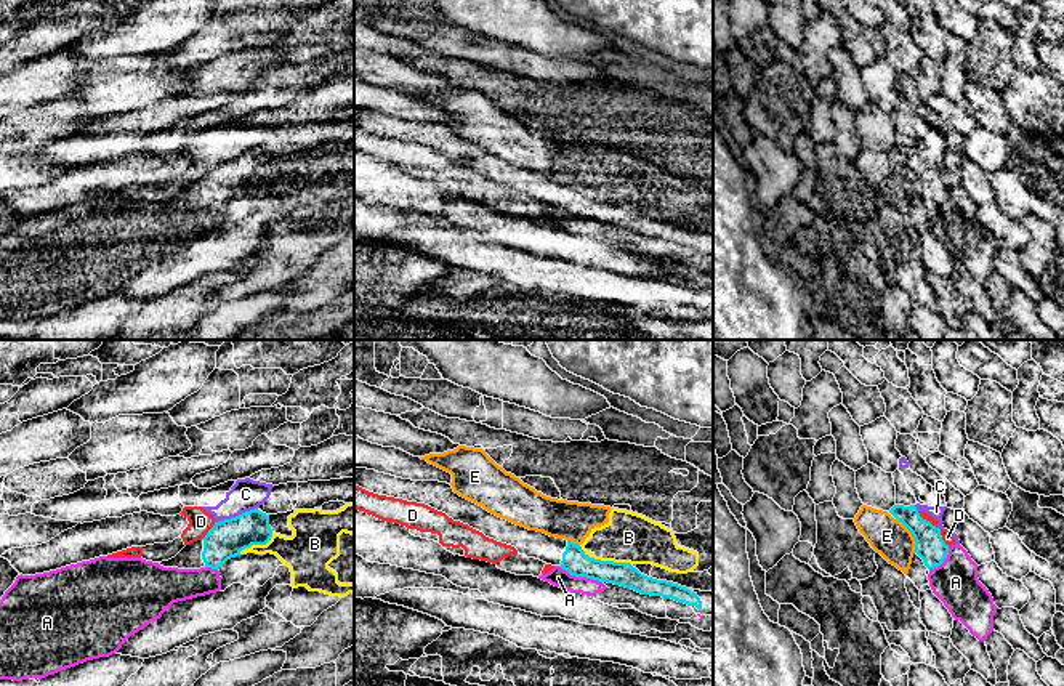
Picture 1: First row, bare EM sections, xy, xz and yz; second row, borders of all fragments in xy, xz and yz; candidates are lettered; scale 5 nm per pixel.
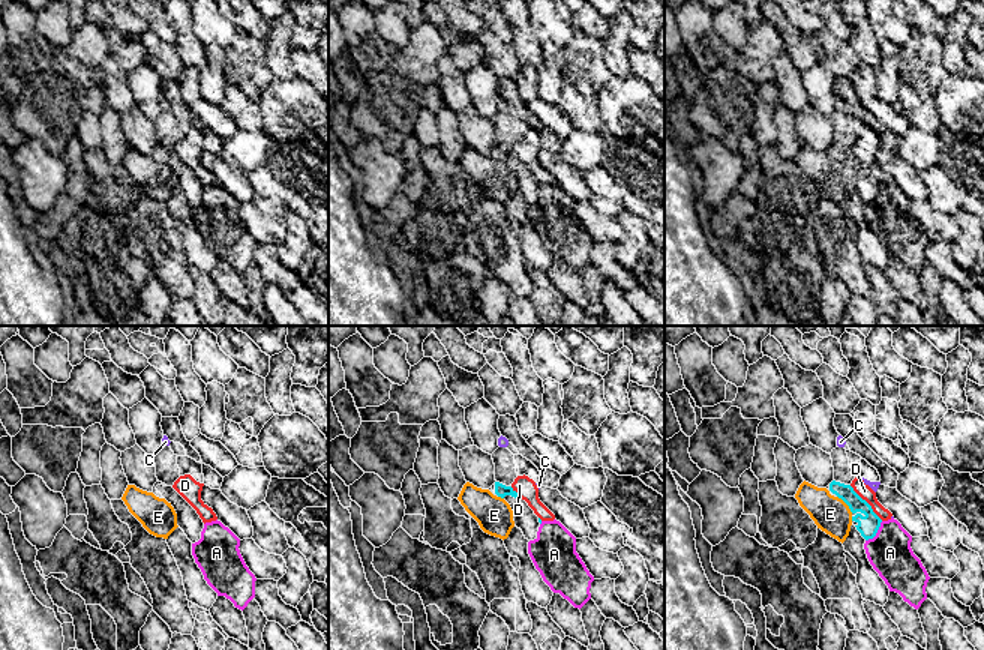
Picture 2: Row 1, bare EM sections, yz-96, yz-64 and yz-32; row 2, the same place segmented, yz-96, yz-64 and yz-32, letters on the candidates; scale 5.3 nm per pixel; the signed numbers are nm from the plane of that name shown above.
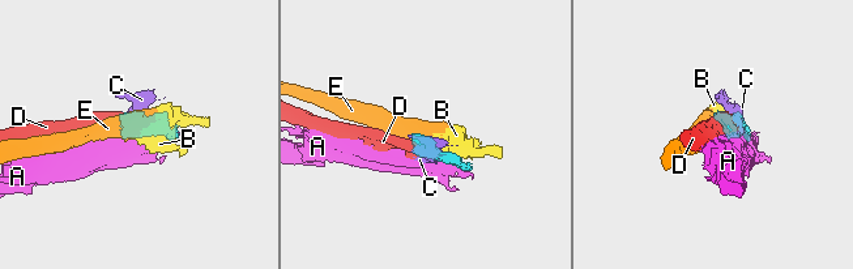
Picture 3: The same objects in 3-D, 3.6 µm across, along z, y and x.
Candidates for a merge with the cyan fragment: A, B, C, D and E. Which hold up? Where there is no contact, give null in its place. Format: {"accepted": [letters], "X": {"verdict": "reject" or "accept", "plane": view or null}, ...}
{"accepted": [], "A": {"verdict": "reject", "plane": "xz"}, "B": {"verdict": "reject", "plane": "xz"}, "C": {"verdict": "reject", "plane": "xy"}, "D": {"verdict": "reject", "plane": "yz"}, "E": {"verdict": "reject", "plane": "yz"}}

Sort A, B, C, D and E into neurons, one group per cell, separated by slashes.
A / B E / C D

